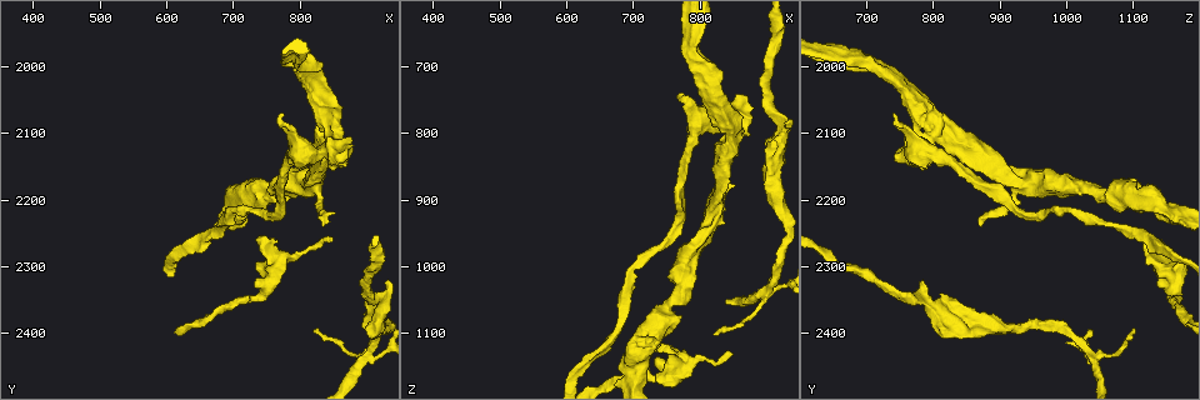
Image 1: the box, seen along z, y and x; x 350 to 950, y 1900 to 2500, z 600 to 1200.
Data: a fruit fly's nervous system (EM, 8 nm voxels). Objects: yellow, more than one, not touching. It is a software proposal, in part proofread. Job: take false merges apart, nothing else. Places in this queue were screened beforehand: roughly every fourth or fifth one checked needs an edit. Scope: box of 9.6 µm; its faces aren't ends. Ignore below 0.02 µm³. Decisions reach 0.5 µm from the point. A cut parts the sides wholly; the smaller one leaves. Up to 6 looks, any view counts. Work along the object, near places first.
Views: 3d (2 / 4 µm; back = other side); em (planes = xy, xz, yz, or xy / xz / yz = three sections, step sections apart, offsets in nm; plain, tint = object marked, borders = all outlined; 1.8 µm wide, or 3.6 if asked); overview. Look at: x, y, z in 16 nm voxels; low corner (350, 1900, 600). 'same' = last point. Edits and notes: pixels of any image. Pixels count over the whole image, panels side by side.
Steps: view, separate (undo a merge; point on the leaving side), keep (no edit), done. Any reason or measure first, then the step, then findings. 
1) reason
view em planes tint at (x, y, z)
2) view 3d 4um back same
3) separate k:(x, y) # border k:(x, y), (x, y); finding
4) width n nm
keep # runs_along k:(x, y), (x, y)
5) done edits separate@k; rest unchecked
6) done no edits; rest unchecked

arms part here
view em xy step 4 tint at (915, 2380, 845)

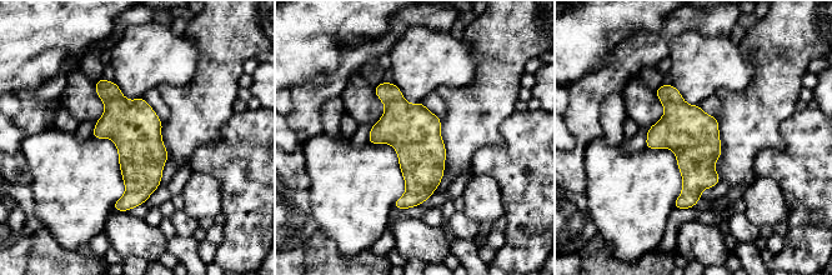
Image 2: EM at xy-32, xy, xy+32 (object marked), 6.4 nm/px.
keep # continuous, no second cell

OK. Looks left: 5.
calibre changes
view 3d 4um at (745, 2195, 1075)

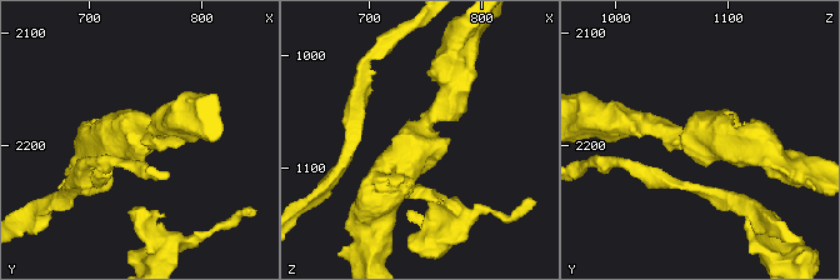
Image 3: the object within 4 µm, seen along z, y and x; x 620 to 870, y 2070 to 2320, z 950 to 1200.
arm_widths 260, 500 nm
view em xz step 16 tint at (742, 2194, 1074)

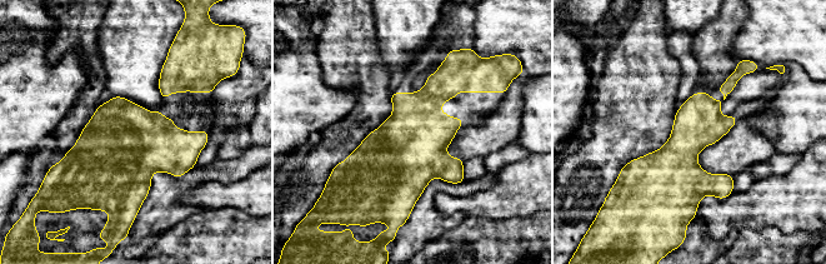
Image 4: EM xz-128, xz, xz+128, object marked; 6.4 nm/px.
another direction
view em planes tint same

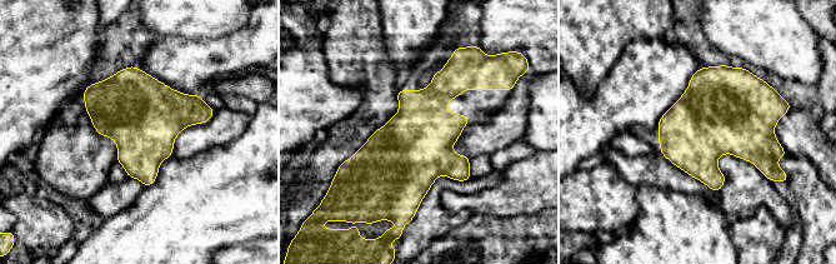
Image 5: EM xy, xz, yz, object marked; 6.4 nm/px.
keep # continuous, no second cell

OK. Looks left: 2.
closes a loop
view em 3.6um yz step 8 plain at (820, 2005, 700)

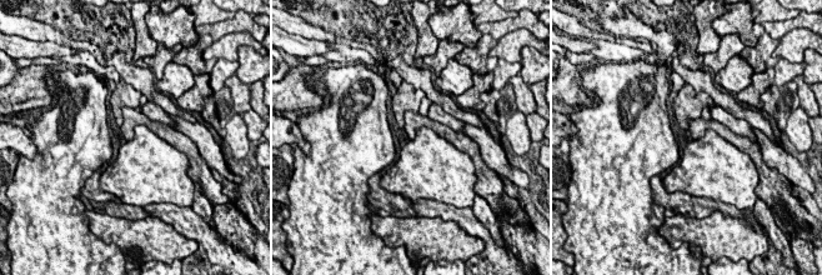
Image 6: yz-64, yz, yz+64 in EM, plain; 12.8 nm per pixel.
where the object lies
view em 3.6um yz step 8 tint same

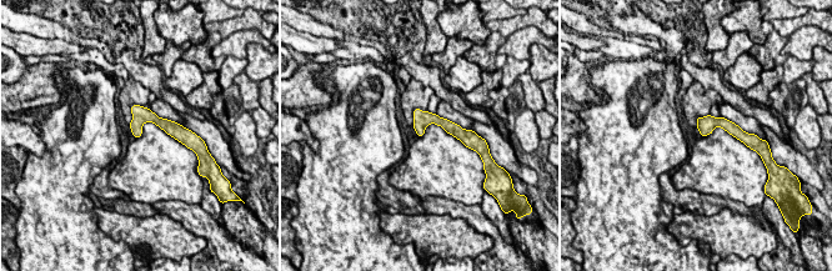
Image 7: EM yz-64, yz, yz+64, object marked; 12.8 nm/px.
keep # runs_along 7:(416, 113), (444, 123), (456, 134); one cell here

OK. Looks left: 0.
done no edits; rest unchecked

